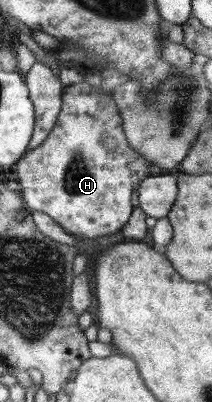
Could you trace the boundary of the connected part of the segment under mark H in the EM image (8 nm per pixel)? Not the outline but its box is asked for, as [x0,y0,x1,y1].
[17,82,151,239]

